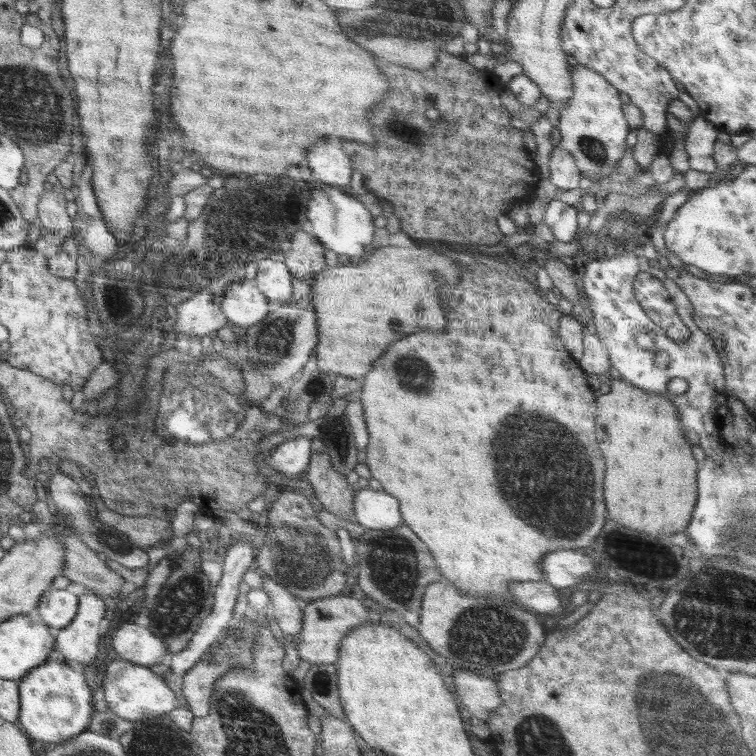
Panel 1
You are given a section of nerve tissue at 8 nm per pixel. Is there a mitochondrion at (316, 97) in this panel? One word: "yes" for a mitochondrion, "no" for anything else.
no

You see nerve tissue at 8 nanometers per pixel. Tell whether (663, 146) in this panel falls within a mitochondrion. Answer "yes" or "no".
no

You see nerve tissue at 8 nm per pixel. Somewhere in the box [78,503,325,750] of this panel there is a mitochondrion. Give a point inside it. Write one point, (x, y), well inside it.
(169, 622)

